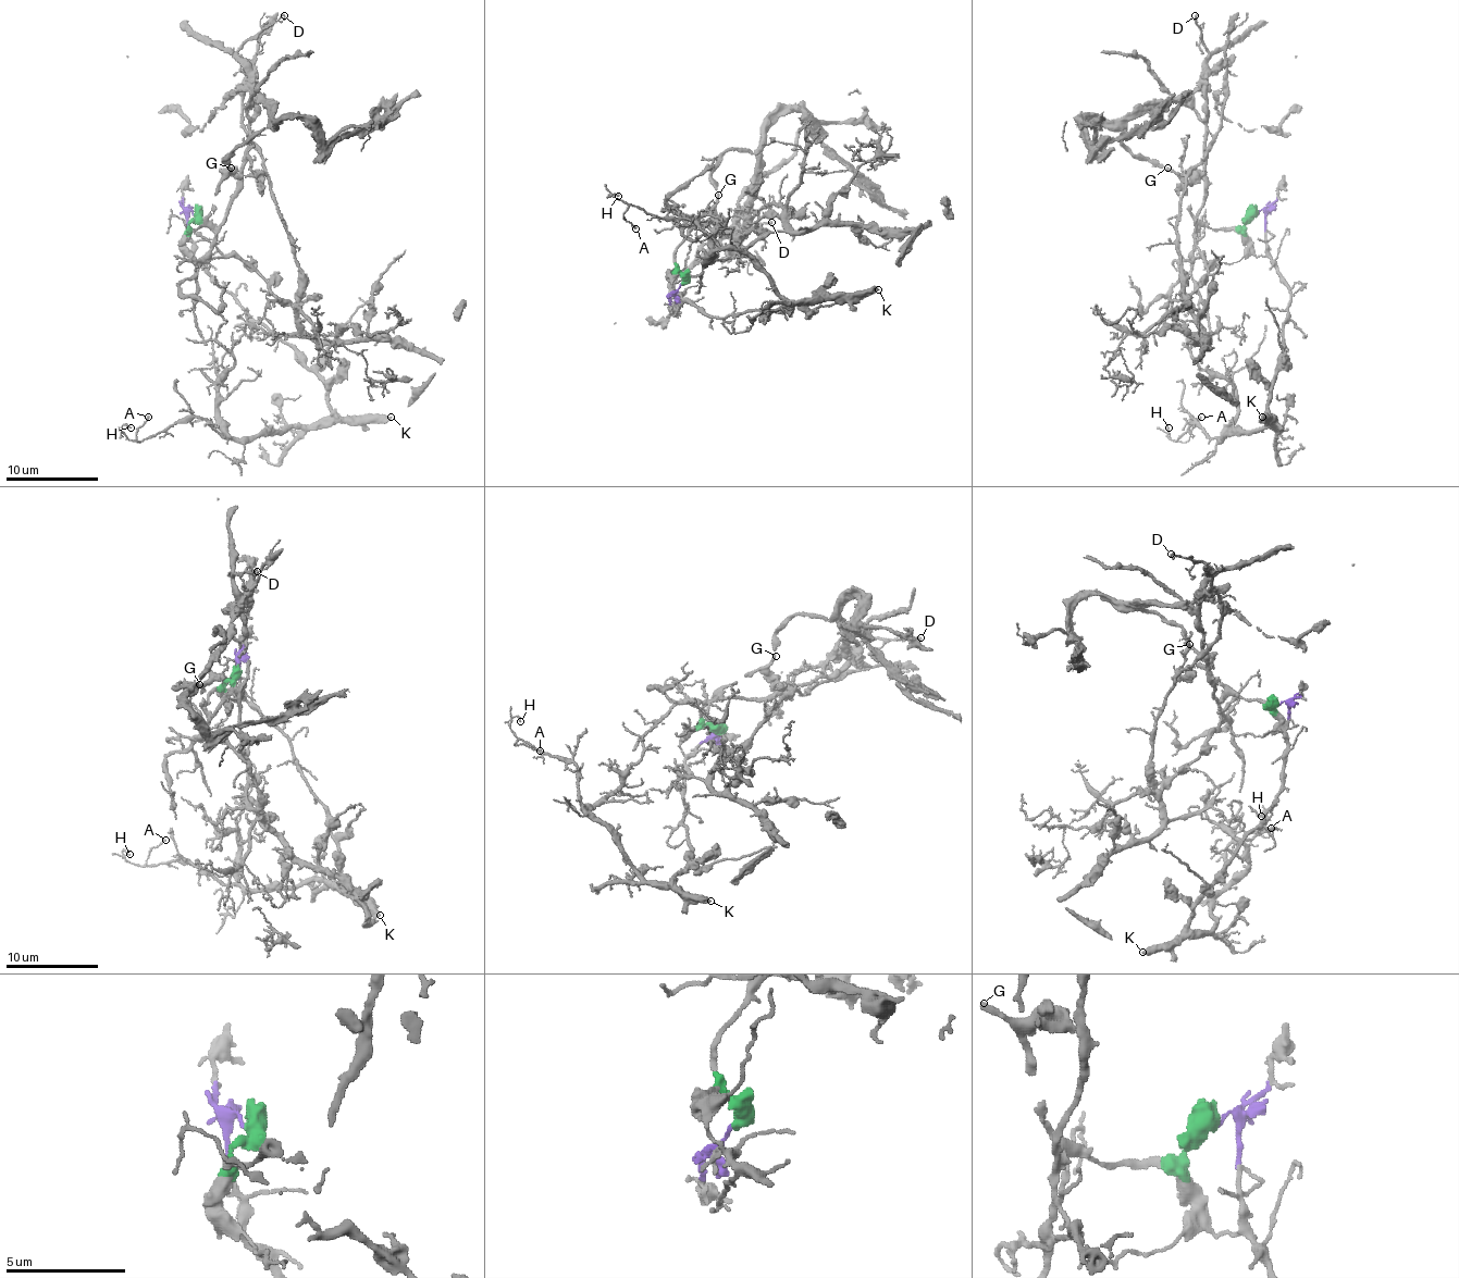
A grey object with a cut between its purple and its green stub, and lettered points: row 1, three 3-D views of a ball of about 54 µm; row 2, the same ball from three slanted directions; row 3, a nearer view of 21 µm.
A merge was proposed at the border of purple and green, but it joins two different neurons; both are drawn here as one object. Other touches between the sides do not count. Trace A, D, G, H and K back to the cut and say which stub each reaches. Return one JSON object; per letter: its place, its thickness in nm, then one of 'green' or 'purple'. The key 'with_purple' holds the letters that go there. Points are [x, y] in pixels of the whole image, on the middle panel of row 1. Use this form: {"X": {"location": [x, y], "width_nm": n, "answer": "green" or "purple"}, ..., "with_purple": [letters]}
{"A": {"location": [635, 228], "width_nm": 130, "answer": "purple"}, "D": {"location": [771, 222], "width_nm": 160, "answer": "green"}, "G": {"location": [718, 195], "width_nm": 190, "answer": "green"}, "H": {"location": [618, 196], "width_nm": 130, "answer": "purple"}, "K": {"location": [878, 289], "width_nm": 420, "answer": "purple"}, "with_purple": ["A", "H", "K"]}

